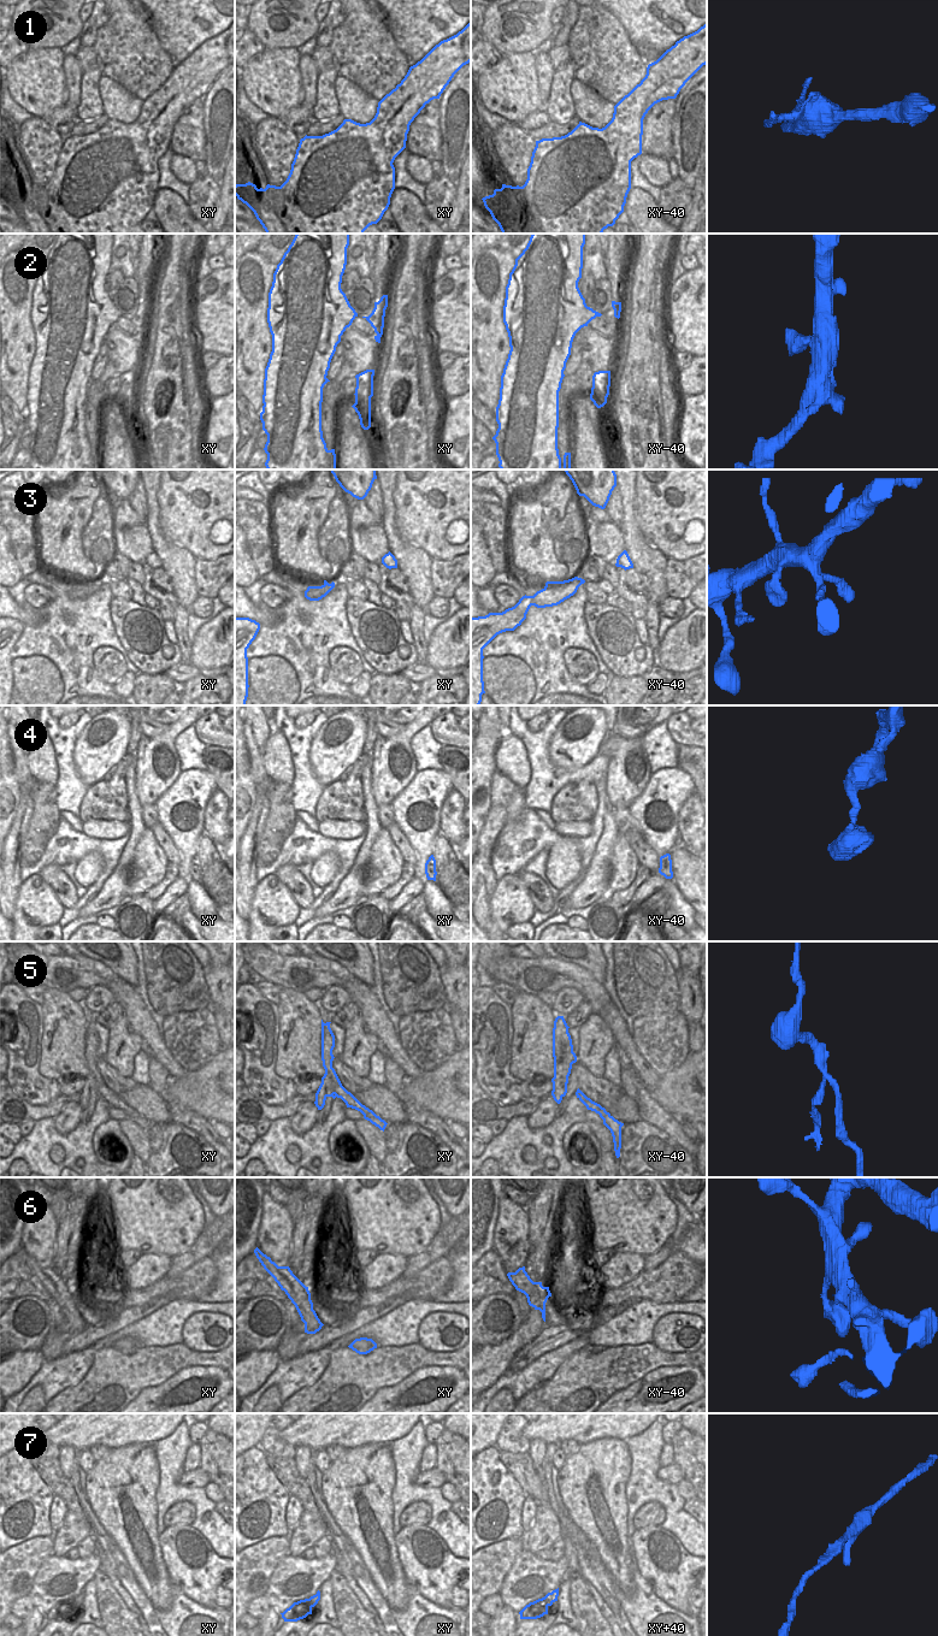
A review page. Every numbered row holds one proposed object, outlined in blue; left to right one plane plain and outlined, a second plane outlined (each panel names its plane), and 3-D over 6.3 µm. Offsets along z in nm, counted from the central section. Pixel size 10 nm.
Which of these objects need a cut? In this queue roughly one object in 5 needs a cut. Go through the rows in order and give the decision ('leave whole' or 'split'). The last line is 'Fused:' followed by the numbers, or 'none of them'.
1: leave whole
2: leave whole
3: leave whole
4: leave whole
5: split
6: leave whole
7: leave whole
Fused: 5

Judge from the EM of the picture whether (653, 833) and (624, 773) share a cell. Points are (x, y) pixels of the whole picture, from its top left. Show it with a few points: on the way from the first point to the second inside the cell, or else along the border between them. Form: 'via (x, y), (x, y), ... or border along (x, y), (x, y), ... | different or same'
border along (652, 774), (646, 789), (627, 808) | different

